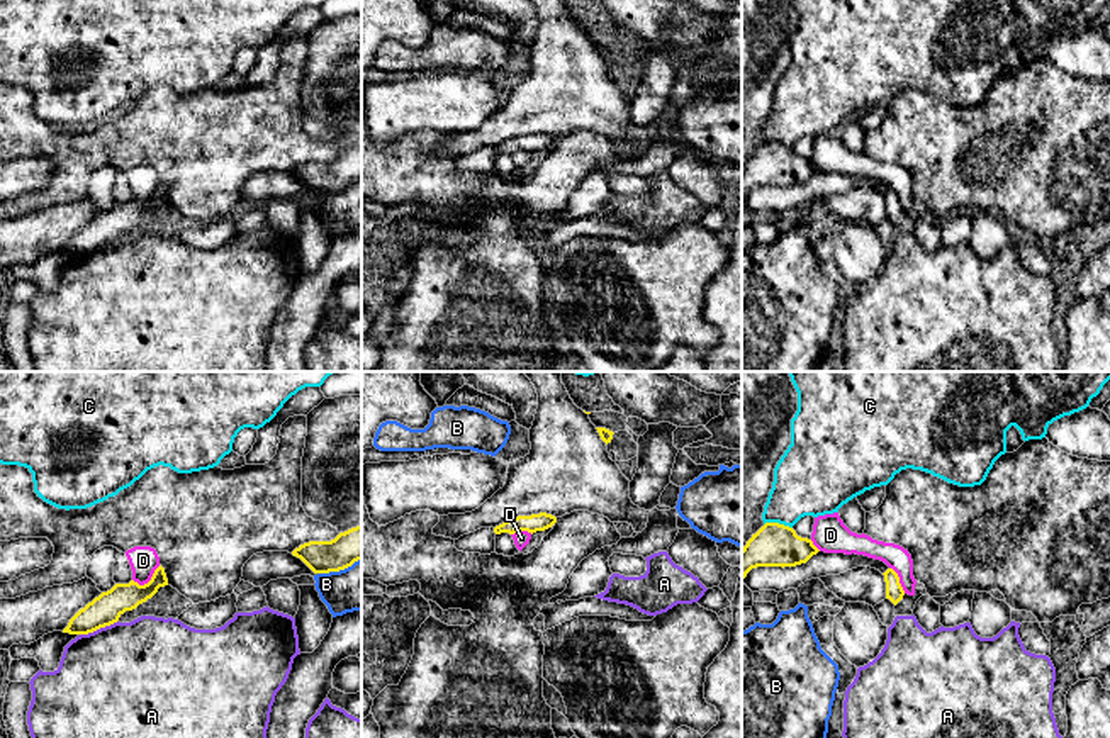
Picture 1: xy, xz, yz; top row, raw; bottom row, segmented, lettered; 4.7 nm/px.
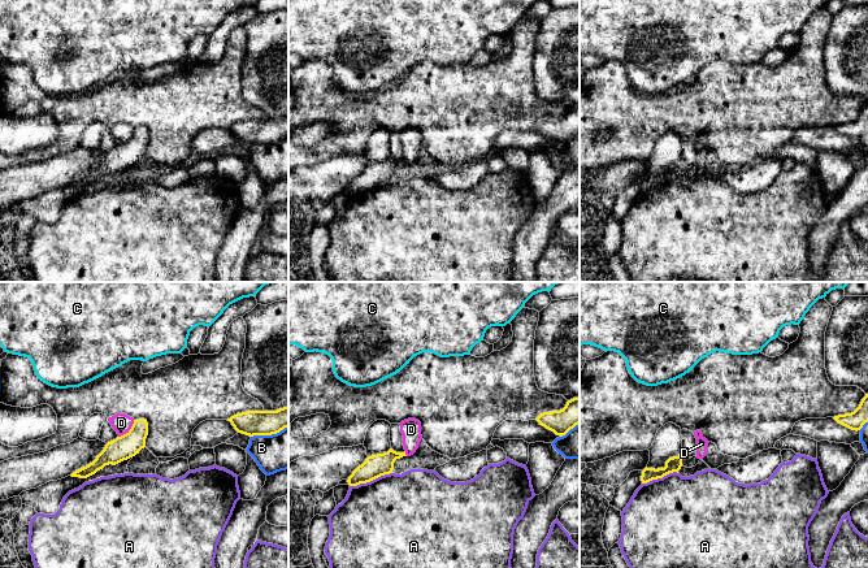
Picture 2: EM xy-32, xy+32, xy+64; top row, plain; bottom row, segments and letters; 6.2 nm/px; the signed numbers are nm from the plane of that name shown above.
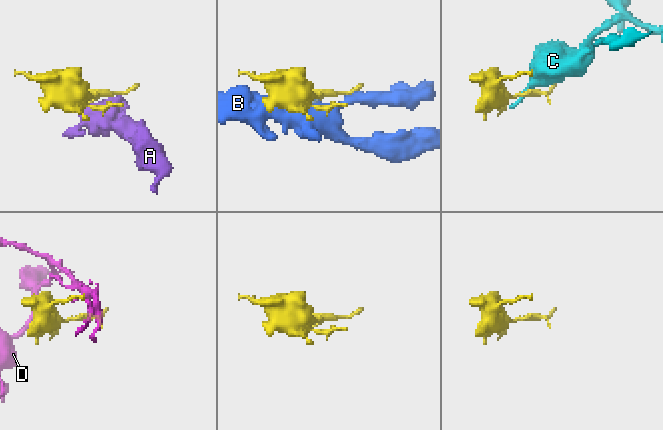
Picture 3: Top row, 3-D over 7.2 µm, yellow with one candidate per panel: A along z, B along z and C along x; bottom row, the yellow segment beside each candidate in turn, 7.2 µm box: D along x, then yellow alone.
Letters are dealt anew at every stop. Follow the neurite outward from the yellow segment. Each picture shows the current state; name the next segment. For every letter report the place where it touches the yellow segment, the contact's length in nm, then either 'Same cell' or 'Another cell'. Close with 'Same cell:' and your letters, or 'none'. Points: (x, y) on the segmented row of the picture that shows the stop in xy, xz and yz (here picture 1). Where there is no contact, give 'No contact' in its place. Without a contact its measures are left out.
A: Touches yellow at xy (99, 628). Shared border 200 nm. Another cell
B: Touches yellow at xy (338, 570). Shared border 220 nm. Another cell
C: Touches yellow at yz (778, 523). Shared border 140 nm. Another cell
D: Touches yellow at xy (150, 581). Shared border 150 nm. Another cell
Same cell: none

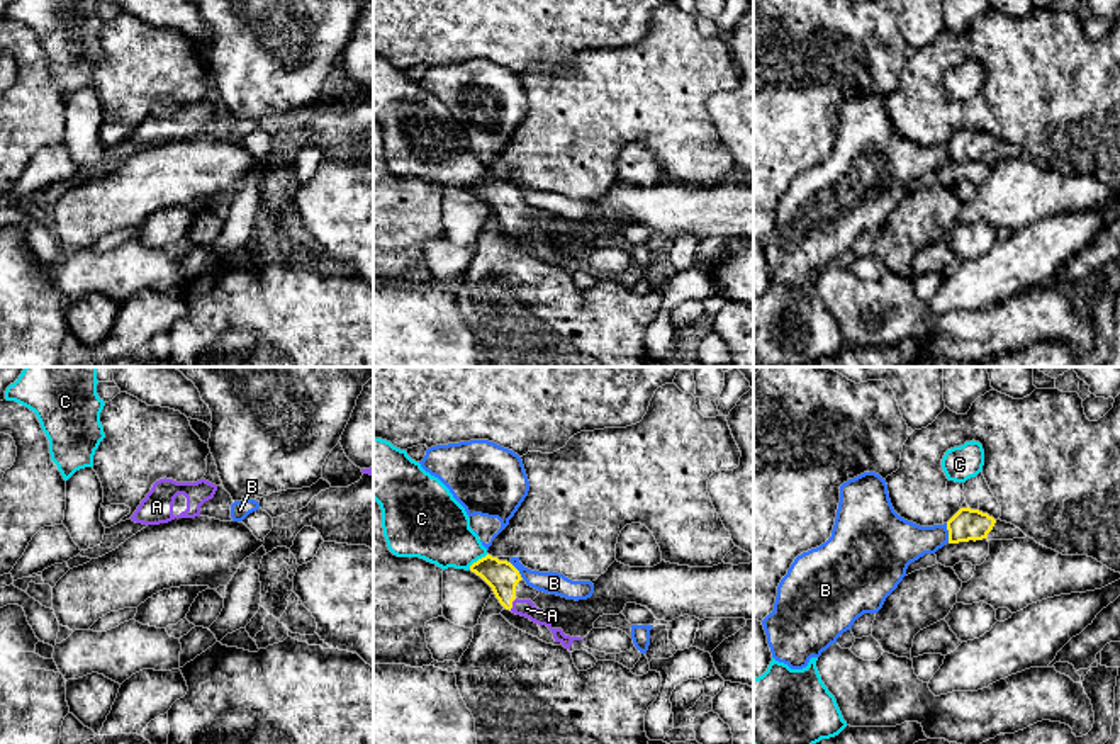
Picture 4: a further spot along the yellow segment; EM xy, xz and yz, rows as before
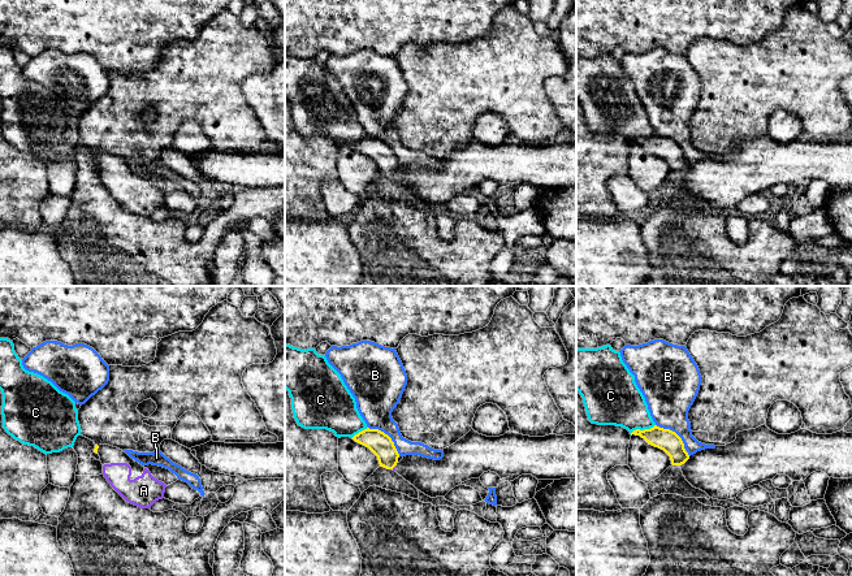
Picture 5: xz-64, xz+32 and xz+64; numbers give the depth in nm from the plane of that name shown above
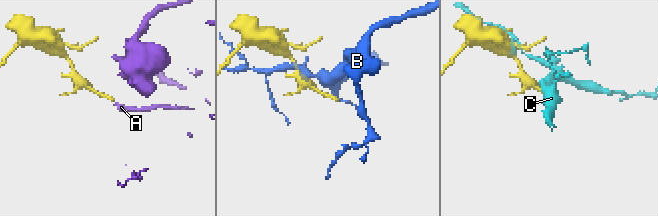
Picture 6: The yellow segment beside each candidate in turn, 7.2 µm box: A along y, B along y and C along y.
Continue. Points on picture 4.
A: Touches yellow at xz (511, 603). Shared border 70 nm. Same cell
B: Touches yellow at yz (949, 534). Shared border 100 nm. Another cell
C: Touches yellow at xz (479, 559). Shared border 120 nm. Another cell
Same cell: A

